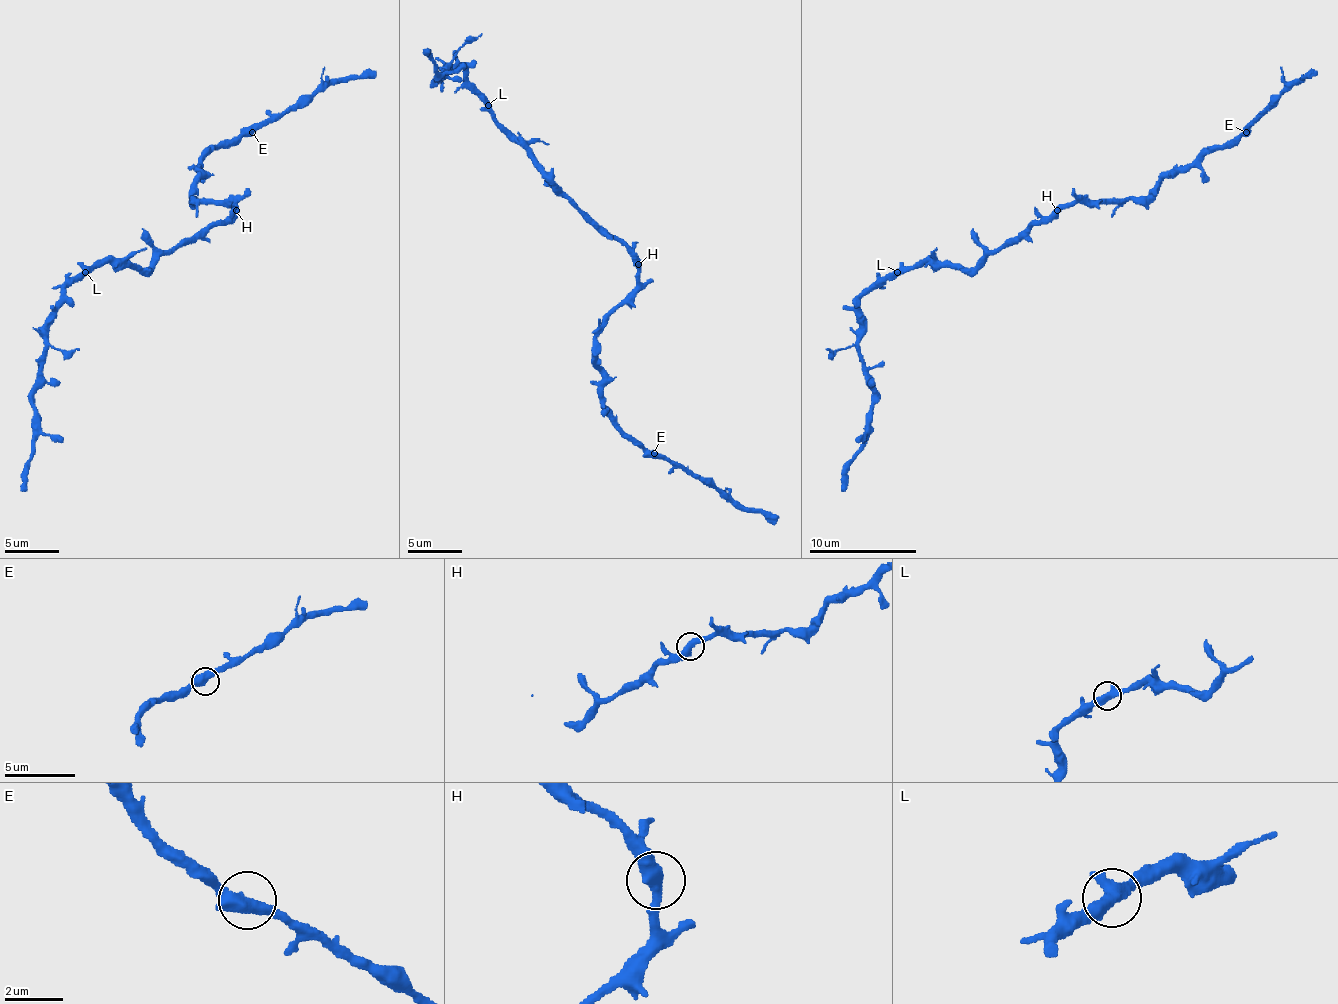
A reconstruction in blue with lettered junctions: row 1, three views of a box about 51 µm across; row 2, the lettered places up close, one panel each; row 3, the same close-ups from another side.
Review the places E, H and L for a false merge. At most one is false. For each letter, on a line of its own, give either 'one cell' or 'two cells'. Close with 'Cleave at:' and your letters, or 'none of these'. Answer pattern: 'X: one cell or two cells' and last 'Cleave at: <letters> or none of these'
E: one cell
H: one cell
L: one cell
Cleave at: none of these

